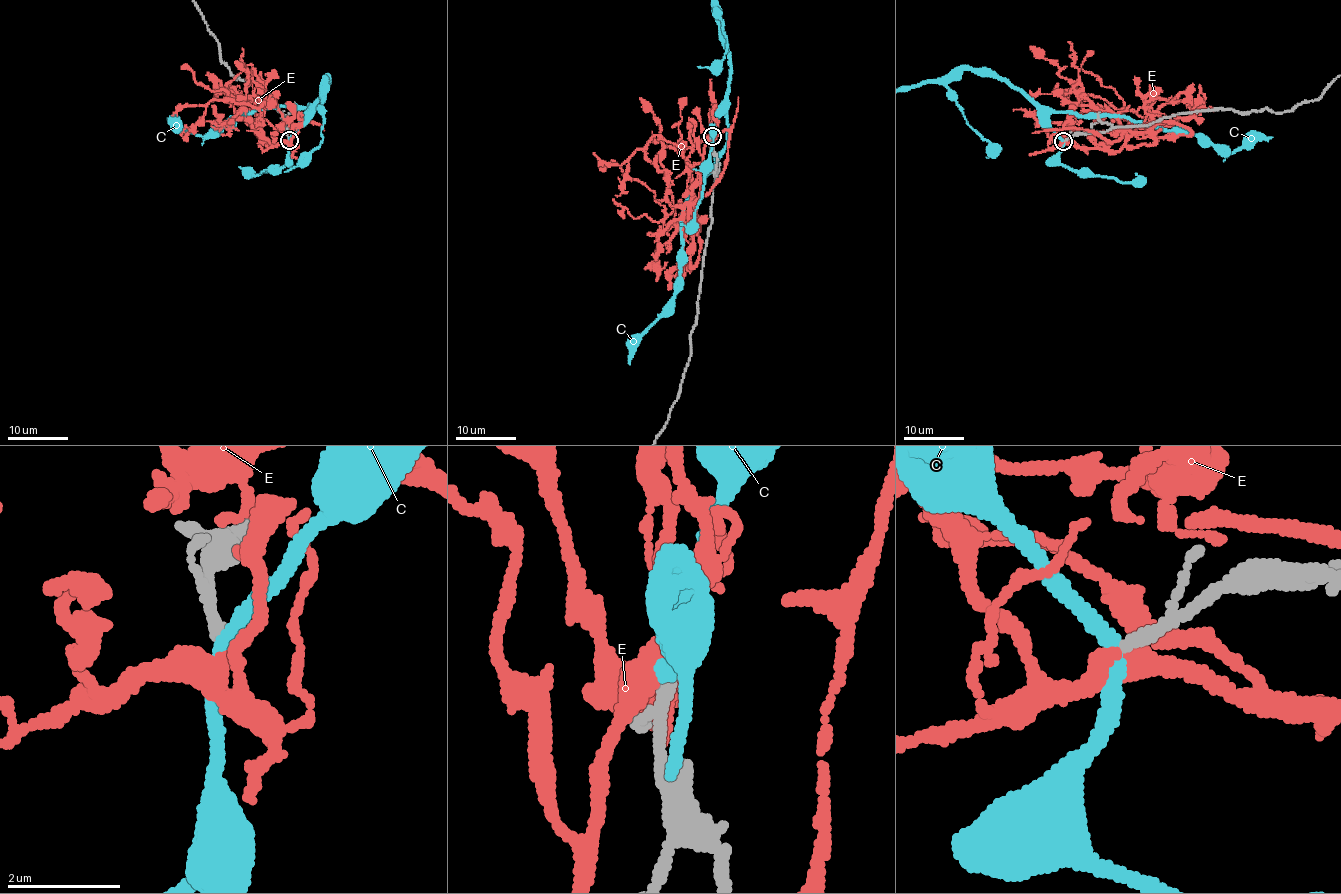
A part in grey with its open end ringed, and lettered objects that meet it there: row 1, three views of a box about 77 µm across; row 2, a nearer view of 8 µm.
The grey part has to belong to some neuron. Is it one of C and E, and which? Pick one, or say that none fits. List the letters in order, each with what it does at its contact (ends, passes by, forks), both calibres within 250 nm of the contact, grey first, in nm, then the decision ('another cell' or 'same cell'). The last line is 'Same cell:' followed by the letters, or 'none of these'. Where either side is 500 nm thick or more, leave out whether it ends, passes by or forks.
C: it passes by; calibres 240 and 240 nm; another cell
E: it passes by; calibres 240 and 360 nm; same cell
Same cell: E

